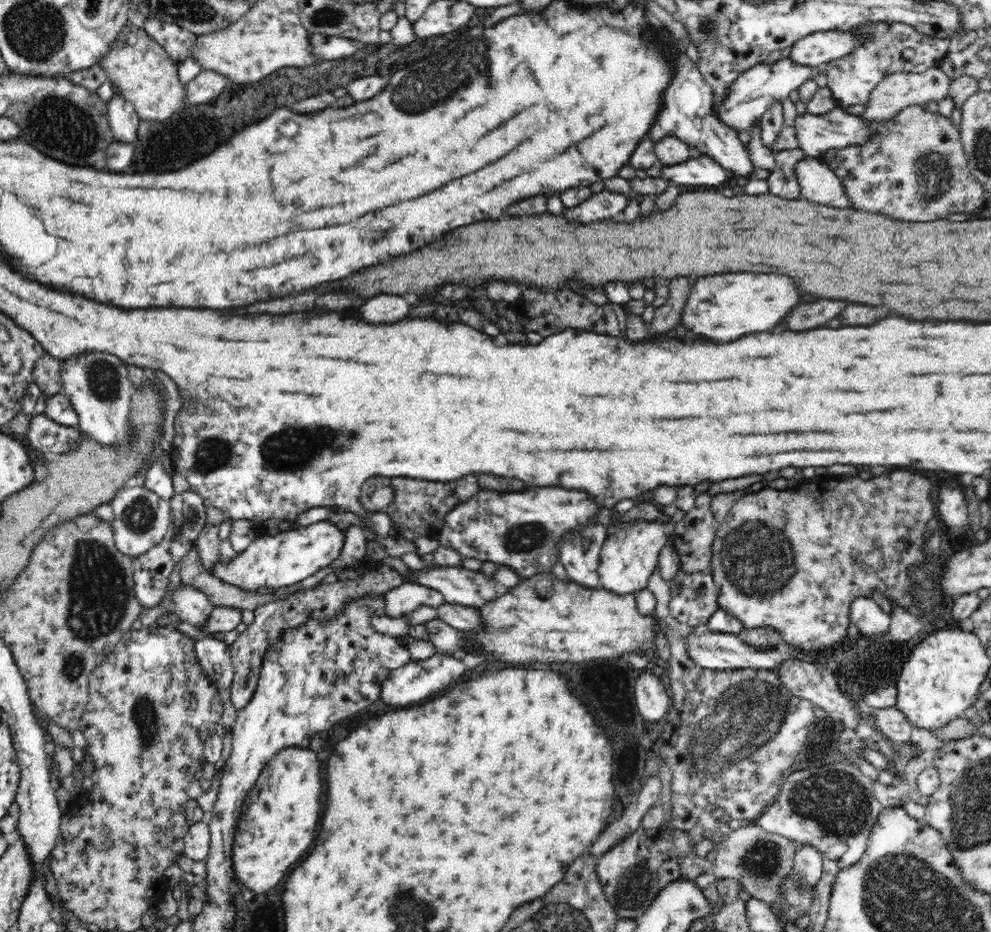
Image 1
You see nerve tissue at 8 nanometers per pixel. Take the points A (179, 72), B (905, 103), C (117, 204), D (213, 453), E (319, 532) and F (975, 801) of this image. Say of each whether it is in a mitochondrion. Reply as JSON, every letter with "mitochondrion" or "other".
{"A":"other","B":"other","C":"other","D":"mitochondrion","E":"other","F":"mitochondrion"}

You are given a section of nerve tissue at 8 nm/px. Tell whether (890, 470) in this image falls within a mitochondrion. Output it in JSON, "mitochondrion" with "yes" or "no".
{"mitochondrion":"no"}

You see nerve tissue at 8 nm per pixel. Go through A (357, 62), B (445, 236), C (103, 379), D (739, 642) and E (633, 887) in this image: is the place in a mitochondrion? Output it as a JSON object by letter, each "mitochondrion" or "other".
{"A":"other","B":"other","C":"mitochondrion","D":"other","E":"mitochondrion"}

